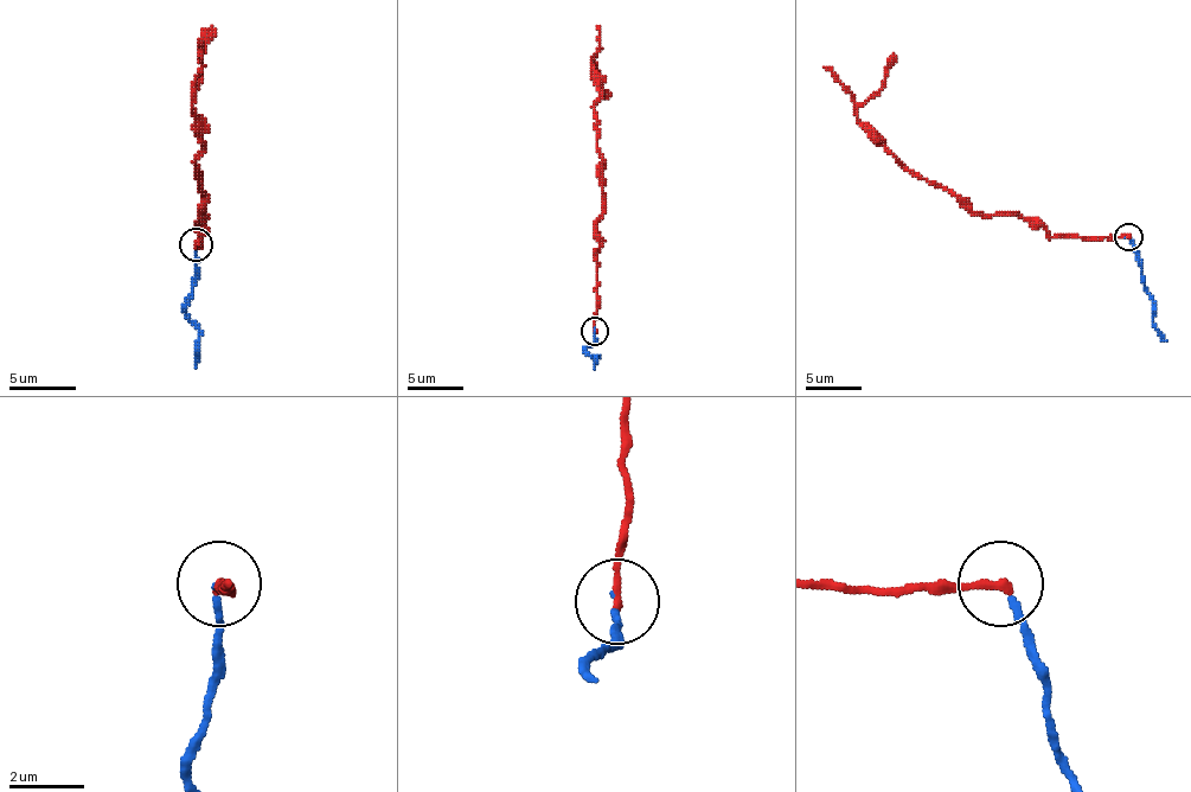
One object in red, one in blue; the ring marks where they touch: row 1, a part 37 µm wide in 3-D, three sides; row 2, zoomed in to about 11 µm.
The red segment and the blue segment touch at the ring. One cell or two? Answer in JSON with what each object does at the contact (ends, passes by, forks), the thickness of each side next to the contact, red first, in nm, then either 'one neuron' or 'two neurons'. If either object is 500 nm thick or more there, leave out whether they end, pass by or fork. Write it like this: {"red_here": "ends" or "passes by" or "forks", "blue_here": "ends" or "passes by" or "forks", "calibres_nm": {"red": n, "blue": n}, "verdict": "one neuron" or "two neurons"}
{"red_here": "ends", "blue_here": "ends", "calibres_nm": {"red": 220, "blue": 150}, "verdict": "two neurons"}

